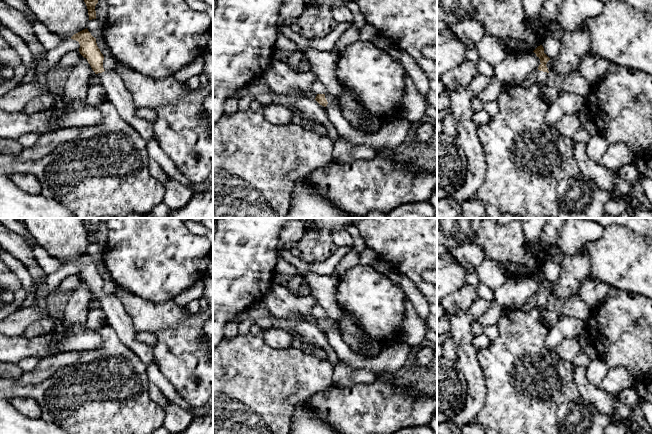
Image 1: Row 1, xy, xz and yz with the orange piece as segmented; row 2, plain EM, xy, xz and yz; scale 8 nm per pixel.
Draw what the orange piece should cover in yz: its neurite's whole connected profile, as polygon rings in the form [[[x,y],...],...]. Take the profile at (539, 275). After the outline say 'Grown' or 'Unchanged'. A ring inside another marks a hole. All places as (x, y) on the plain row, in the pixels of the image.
[[[542,269],[538,270],[533,276],[540,283],[541,287],[537,295],[537,307],[542,311],[546,311],[548,310],[548,302],[550,299],[546,288],[550,282],[544,277],[544,272]]]. Grown

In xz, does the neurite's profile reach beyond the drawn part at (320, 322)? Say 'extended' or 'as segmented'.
extended

